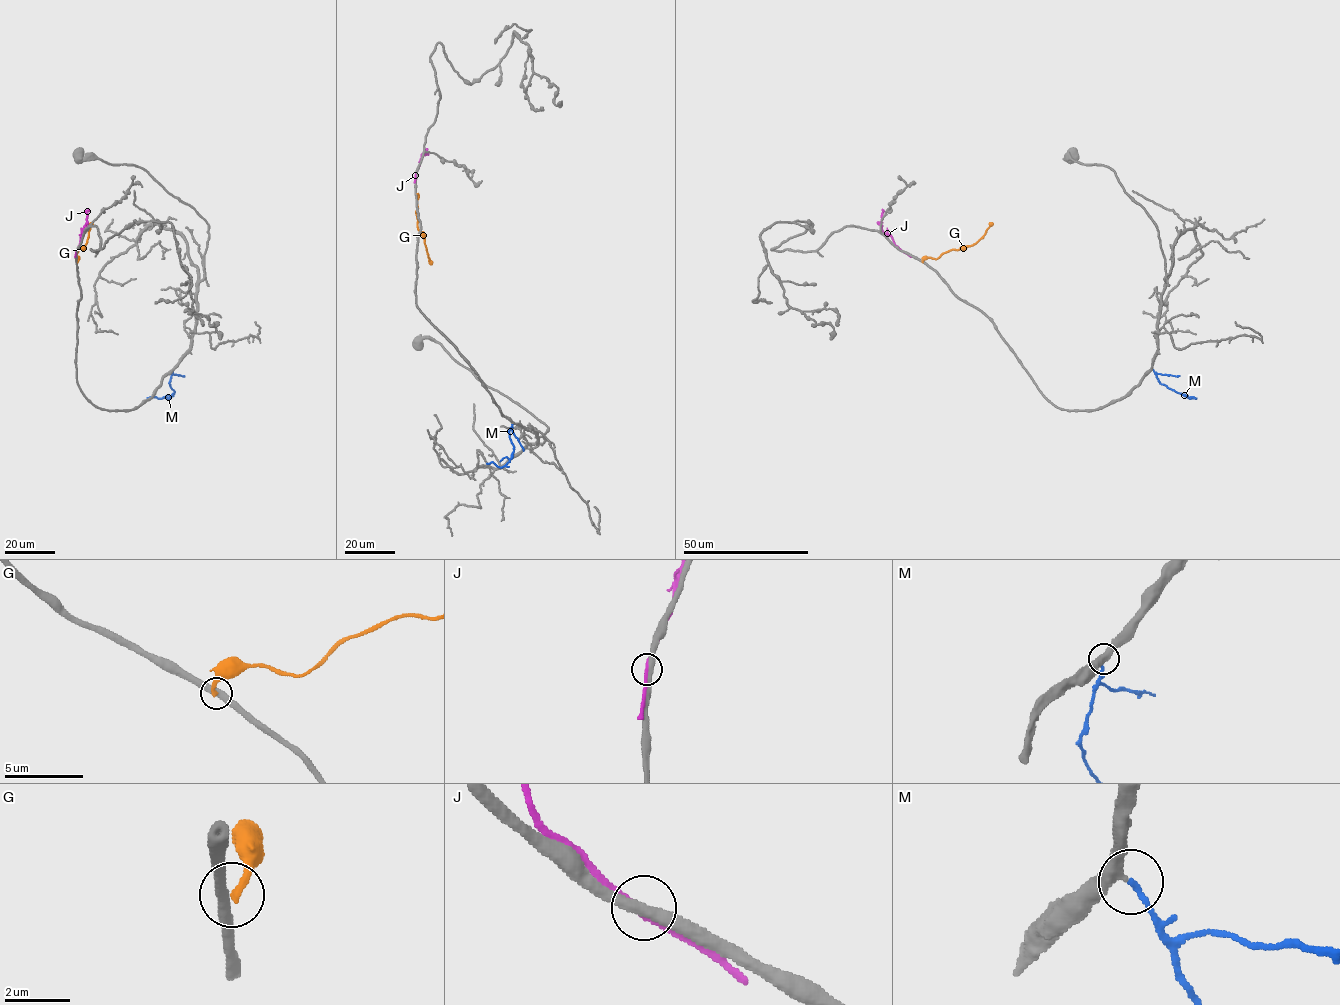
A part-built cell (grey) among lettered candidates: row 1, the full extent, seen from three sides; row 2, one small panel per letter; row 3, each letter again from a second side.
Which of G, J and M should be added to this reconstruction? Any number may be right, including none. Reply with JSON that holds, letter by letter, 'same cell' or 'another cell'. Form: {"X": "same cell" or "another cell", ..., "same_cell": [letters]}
{"G": "another cell", "J": "another cell", "M": "same cell", "same_cell": ["M"]}

